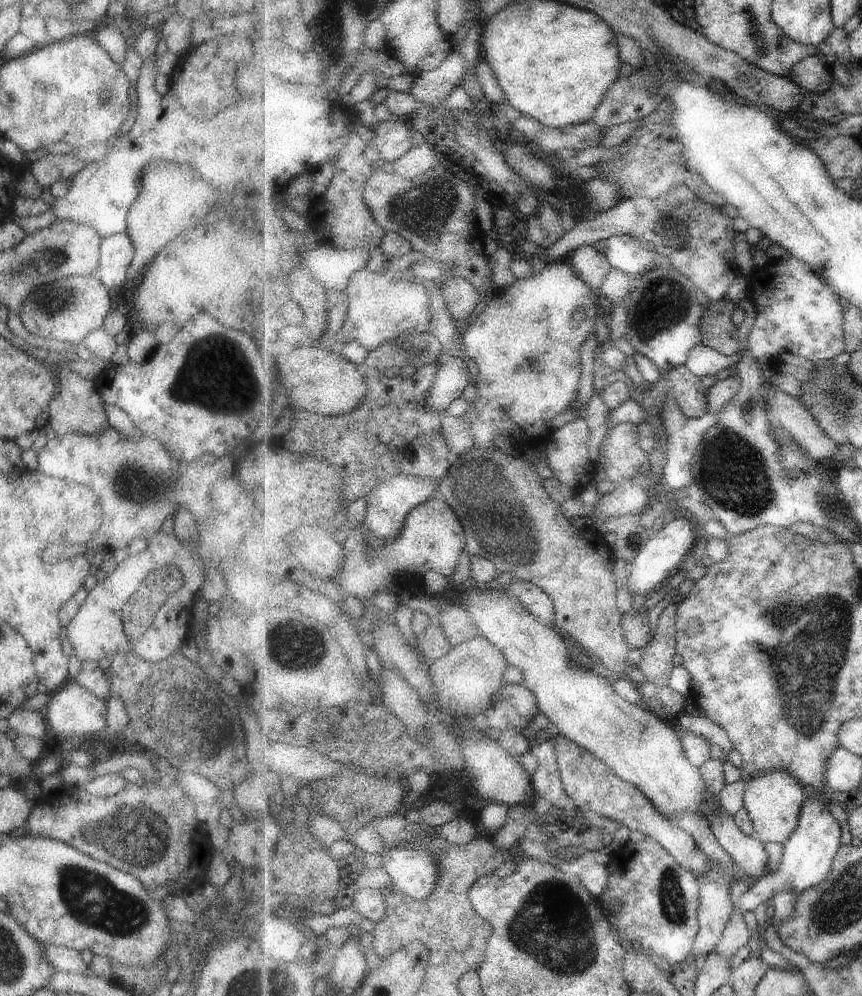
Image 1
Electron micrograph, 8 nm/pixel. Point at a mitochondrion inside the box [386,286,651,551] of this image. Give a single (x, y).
(537, 363)

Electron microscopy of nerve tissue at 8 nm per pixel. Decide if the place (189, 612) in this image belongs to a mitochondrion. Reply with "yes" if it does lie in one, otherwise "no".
no

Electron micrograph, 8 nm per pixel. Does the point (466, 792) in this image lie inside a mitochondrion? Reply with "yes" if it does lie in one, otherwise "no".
no

